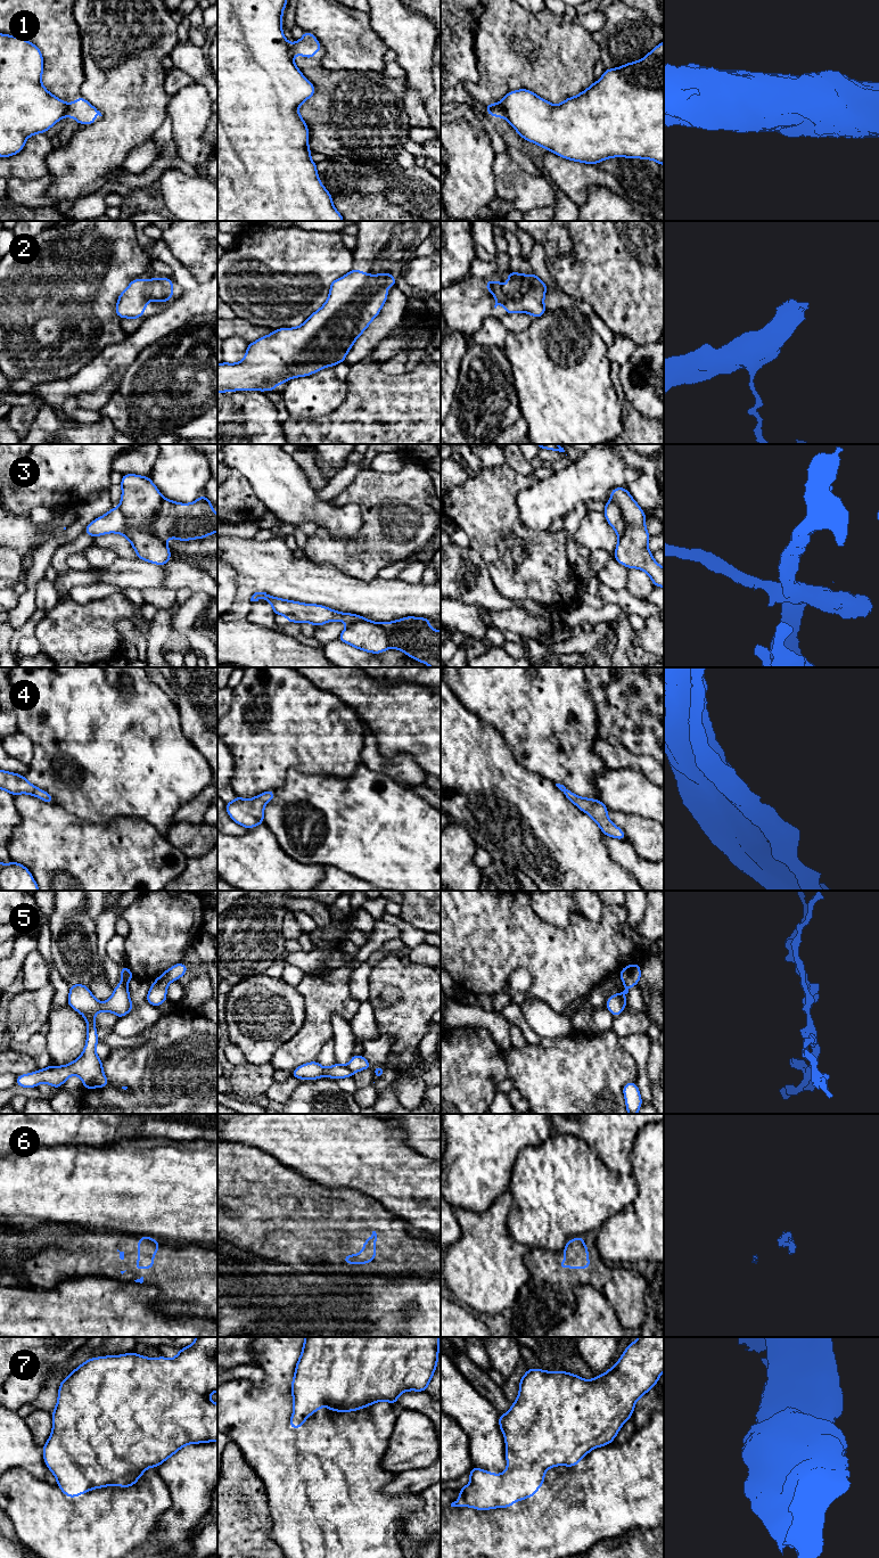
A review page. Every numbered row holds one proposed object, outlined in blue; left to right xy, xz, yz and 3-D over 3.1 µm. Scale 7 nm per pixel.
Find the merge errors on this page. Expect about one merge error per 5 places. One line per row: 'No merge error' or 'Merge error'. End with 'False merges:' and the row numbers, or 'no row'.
1: Merge error
2: No merge error
3: Merge error
4: No merge error
5: Merge error
6: No merge error
7: No merge error
False merges: 1, 3, 5

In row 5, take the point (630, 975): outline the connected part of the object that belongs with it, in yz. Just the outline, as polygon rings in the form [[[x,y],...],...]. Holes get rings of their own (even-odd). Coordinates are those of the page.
[[[631,964],[624,967],[619,971],[619,978],[625,985],[625,990],[622,993],[618,993],[621,1003],[623,1004],[623,1010],[627,1006],[627,1001],[624,998],[625,994],[629,993],[629,989],[631,986],[636,986],[641,978],[641,969],[639,964]]]

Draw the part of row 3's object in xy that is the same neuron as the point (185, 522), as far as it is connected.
[[[204,493],[192,503],[180,503],[163,498],[155,520],[150,525],[150,531],[163,541],[166,541],[170,538],[180,541],[205,539],[217,532],[217,515],[214,512],[212,502]]]

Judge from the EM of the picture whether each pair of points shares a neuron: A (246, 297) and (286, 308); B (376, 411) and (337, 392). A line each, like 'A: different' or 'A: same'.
A: same
B: different

